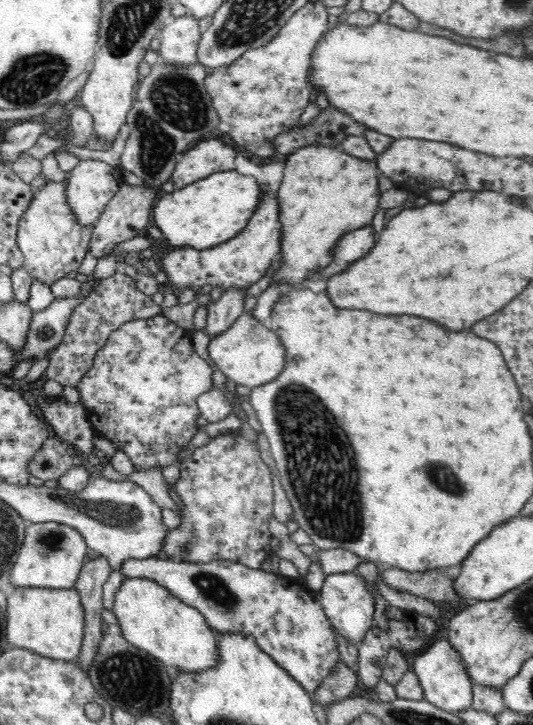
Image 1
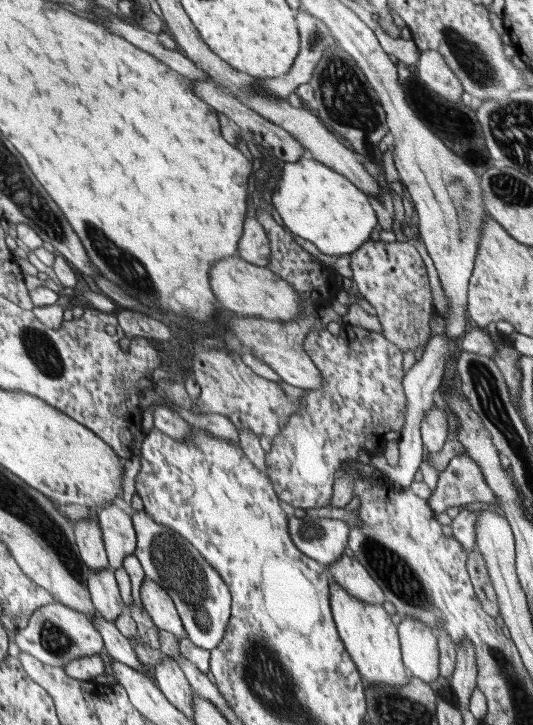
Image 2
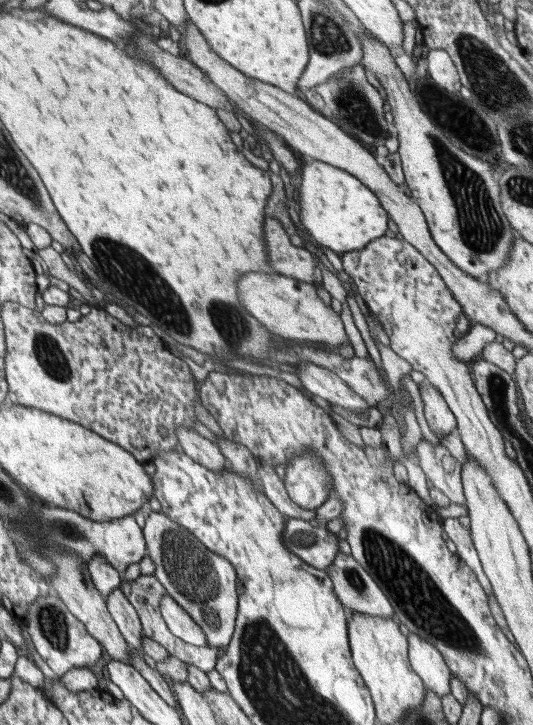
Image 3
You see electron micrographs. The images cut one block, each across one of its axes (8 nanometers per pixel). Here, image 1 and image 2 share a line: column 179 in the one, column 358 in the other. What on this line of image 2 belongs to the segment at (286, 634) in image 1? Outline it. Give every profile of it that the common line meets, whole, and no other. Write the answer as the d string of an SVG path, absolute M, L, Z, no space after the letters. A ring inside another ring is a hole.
M342 555L329 565L332 580L344 587L351 595L370 604L382 605L385 594L370 573L354 557Z

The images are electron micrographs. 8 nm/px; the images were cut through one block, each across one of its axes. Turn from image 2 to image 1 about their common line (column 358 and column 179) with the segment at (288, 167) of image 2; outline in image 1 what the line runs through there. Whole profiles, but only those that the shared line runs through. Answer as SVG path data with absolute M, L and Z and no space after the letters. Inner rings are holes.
M235 170L219 171L182 186L172 194L162 194L154 208L154 222L174 248L204 250L228 242L240 234L259 204L258 180Z

